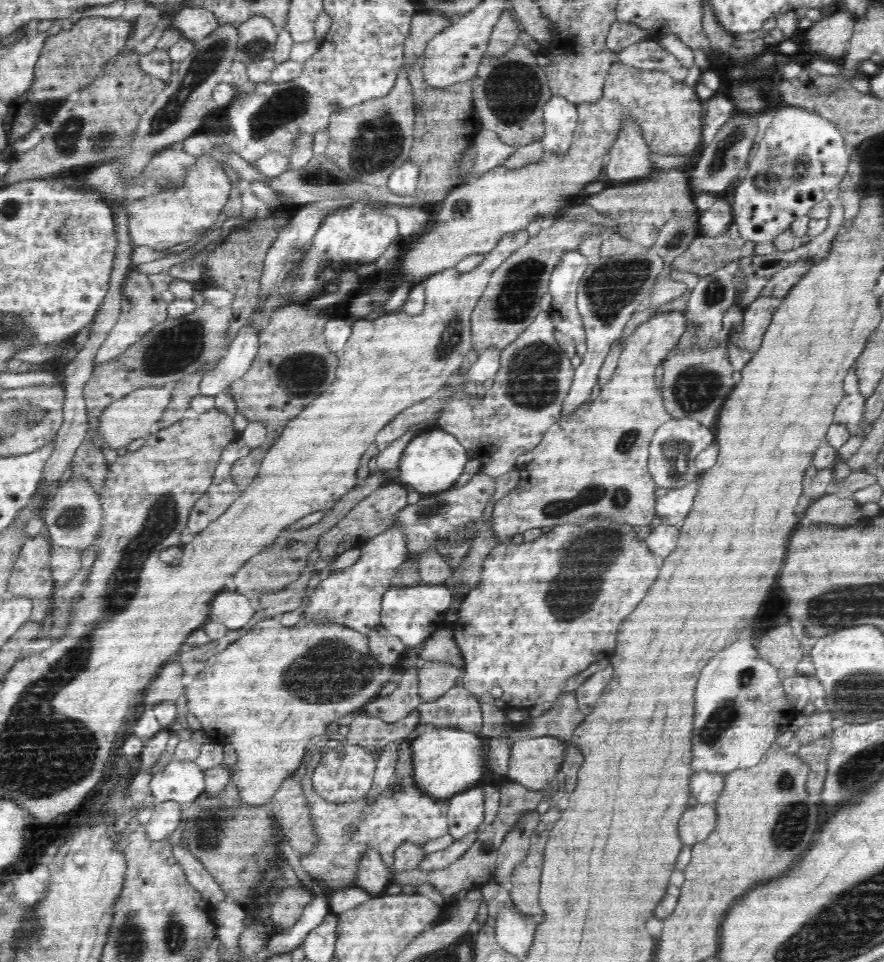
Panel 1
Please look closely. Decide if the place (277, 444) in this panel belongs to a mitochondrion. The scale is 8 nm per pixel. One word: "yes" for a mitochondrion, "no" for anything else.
no

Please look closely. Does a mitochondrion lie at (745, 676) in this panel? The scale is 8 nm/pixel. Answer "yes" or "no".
yes

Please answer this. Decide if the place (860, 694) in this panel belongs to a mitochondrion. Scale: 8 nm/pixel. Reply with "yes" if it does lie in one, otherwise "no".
yes

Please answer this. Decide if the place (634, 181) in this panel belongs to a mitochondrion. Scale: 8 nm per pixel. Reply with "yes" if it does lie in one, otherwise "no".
no

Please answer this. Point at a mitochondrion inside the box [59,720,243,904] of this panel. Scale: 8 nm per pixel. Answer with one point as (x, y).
(208, 825)

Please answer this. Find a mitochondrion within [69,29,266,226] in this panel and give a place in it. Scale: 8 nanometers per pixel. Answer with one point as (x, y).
(208, 60)

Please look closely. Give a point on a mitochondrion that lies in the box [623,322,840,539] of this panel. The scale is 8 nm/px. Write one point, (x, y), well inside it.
(695, 389)

